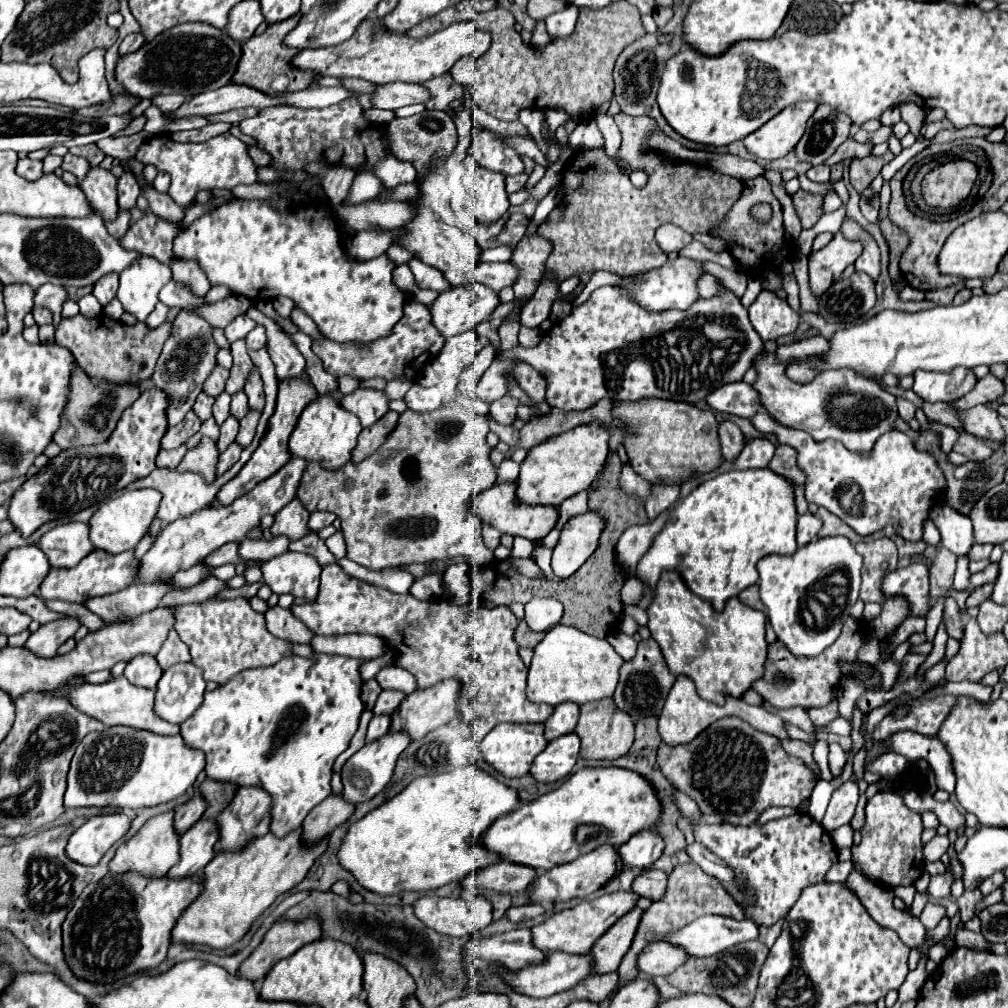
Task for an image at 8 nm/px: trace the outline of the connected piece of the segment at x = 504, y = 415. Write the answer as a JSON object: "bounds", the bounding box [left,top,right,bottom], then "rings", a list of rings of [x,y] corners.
{"bounds":[490,395,520,425],"rings":[[[504,395],[502,399],[490,403],[490,417],[494,421],[498,421],[500,425],[510,425],[516,419],[518,405],[520,405],[518,399],[514,399],[510,395]]]}

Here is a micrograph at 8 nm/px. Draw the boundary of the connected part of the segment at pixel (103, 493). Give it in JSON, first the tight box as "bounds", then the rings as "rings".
{"bounds":[8,387,168,539],"rings":[[[146,387],[138,401],[122,413],[114,433],[104,443],[60,451],[60,455],[50,459],[50,463],[36,475],[26,479],[24,485],[12,495],[8,507],[10,523],[26,539],[44,523],[70,517],[98,501],[112,497],[140,477],[146,477],[152,469],[156,469],[160,439],[168,427],[164,405],[166,393],[156,387]]]}

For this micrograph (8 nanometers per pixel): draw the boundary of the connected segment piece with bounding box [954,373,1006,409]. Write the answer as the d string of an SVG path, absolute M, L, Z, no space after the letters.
M988 373L986 377L982 377L982 379L976 383L976 387L974 387L968 395L960 397L958 401L954 401L954 405L956 405L958 409L970 409L970 407L980 405L980 403L984 403L984 405L986 405L986 403L994 403L994 401L1002 399L1004 391L1006 391L1004 381Z

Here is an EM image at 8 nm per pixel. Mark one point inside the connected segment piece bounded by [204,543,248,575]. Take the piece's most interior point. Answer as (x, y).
(229, 553)

